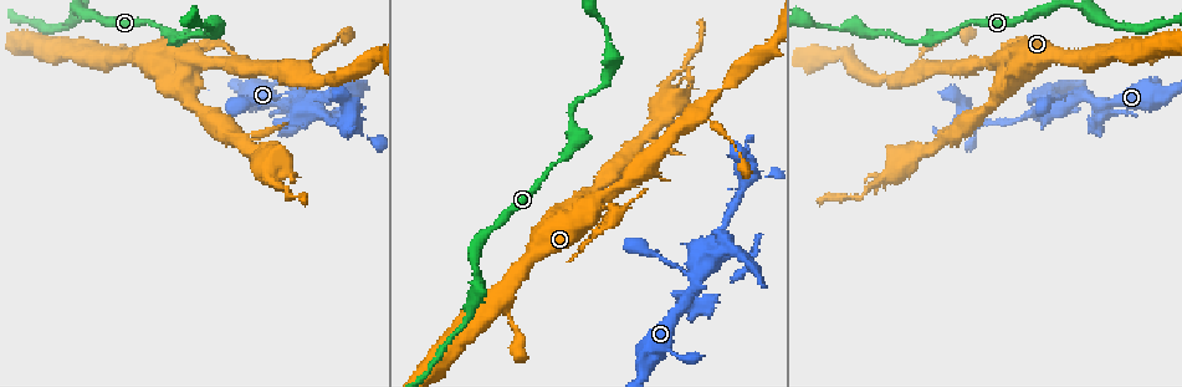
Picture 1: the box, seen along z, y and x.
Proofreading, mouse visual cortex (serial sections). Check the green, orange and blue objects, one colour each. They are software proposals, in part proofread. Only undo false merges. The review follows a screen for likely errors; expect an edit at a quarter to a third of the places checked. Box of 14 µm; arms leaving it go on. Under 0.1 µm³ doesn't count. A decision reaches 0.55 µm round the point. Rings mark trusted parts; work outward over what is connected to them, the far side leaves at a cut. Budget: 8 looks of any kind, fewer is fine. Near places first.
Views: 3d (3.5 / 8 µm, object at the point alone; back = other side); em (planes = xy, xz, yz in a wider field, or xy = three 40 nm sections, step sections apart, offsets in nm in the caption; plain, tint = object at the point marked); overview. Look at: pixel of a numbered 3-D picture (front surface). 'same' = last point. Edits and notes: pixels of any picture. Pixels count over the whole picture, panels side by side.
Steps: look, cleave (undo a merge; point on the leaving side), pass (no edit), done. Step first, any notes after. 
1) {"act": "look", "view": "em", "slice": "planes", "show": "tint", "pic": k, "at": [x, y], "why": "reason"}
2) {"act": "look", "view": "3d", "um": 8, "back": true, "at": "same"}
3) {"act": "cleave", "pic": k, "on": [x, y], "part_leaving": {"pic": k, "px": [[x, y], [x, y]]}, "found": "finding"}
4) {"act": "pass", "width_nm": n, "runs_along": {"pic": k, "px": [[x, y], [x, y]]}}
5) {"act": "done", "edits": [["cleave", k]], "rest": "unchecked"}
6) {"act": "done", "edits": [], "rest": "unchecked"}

{"act": "look", "view": "3d", "um": 3.5, "pic": 1, "at": [199, 53], "why": "sharp bend"}

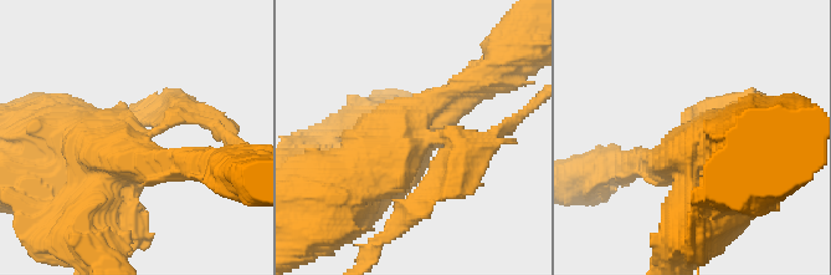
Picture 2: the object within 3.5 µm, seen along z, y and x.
{"act": "look", "view": "em", "slice": "xy", "step": 3, "show": "tint", "pic": 2, "at": [411, 141]}

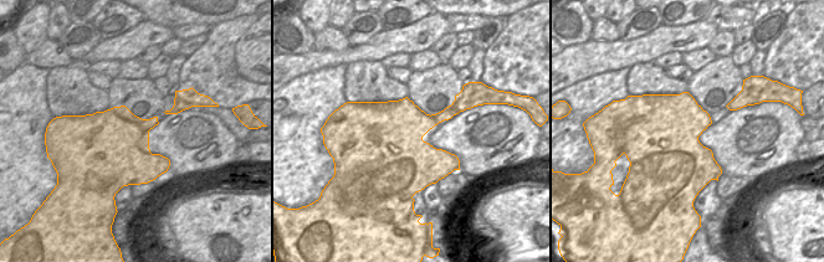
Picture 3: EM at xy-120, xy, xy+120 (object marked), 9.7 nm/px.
{"act": "cleave", "pic": 2, "on": [472, 136], "part_leaving": {"pic": 2, "px": [[431, 139], [458, 149], [458, 182], [431, 200]]}, "found": "a second cell is stuck on"}

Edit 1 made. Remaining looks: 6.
{"act": "look", "view": "overview"}

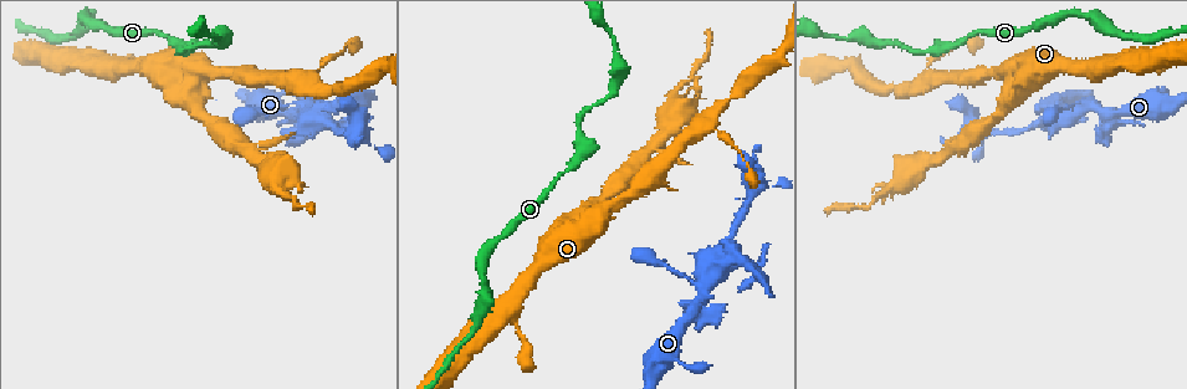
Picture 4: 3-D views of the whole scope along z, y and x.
{"act": "look", "view": "3d", "um": 3.5, "pic": 4, "at": [688, 316], "why": "branch point"}

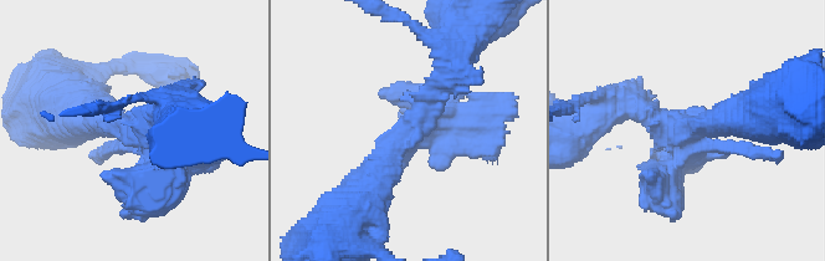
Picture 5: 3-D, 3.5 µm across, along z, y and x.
{"act": "look", "view": "em", "slice": "xy", "step": 1, "show": "tint", "pic": 5, "at": [683, 128], "why": "now the EM"}

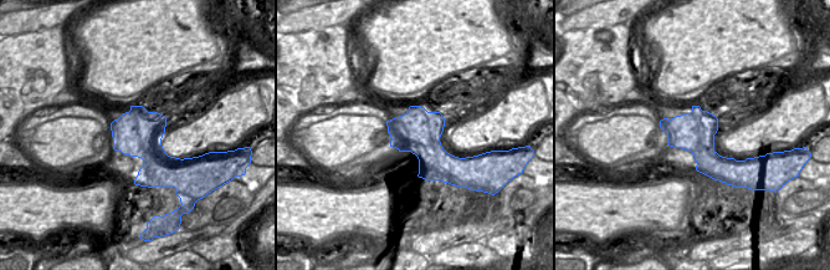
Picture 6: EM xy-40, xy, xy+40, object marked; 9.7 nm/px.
{"act": "look", "view": "em", "slice": "xy", "step": 3, "show": "tint", "at": "same", "why": "another direction"}

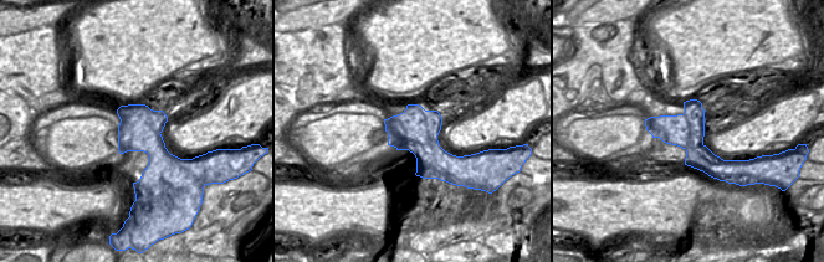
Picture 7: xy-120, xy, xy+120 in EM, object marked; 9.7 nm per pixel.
{"act": "cleave", "pic": 5, "on": [144, 188], "part_leaving": {"pic": 5, "px": [[681, 146], [661, 179], [675, 214]]}, "found": "a second cell is stuck on"}

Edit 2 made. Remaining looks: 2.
{"act": "done", "edits": [["cleave", 2], ["cleave", 5]], "rest": "unchecked"}

